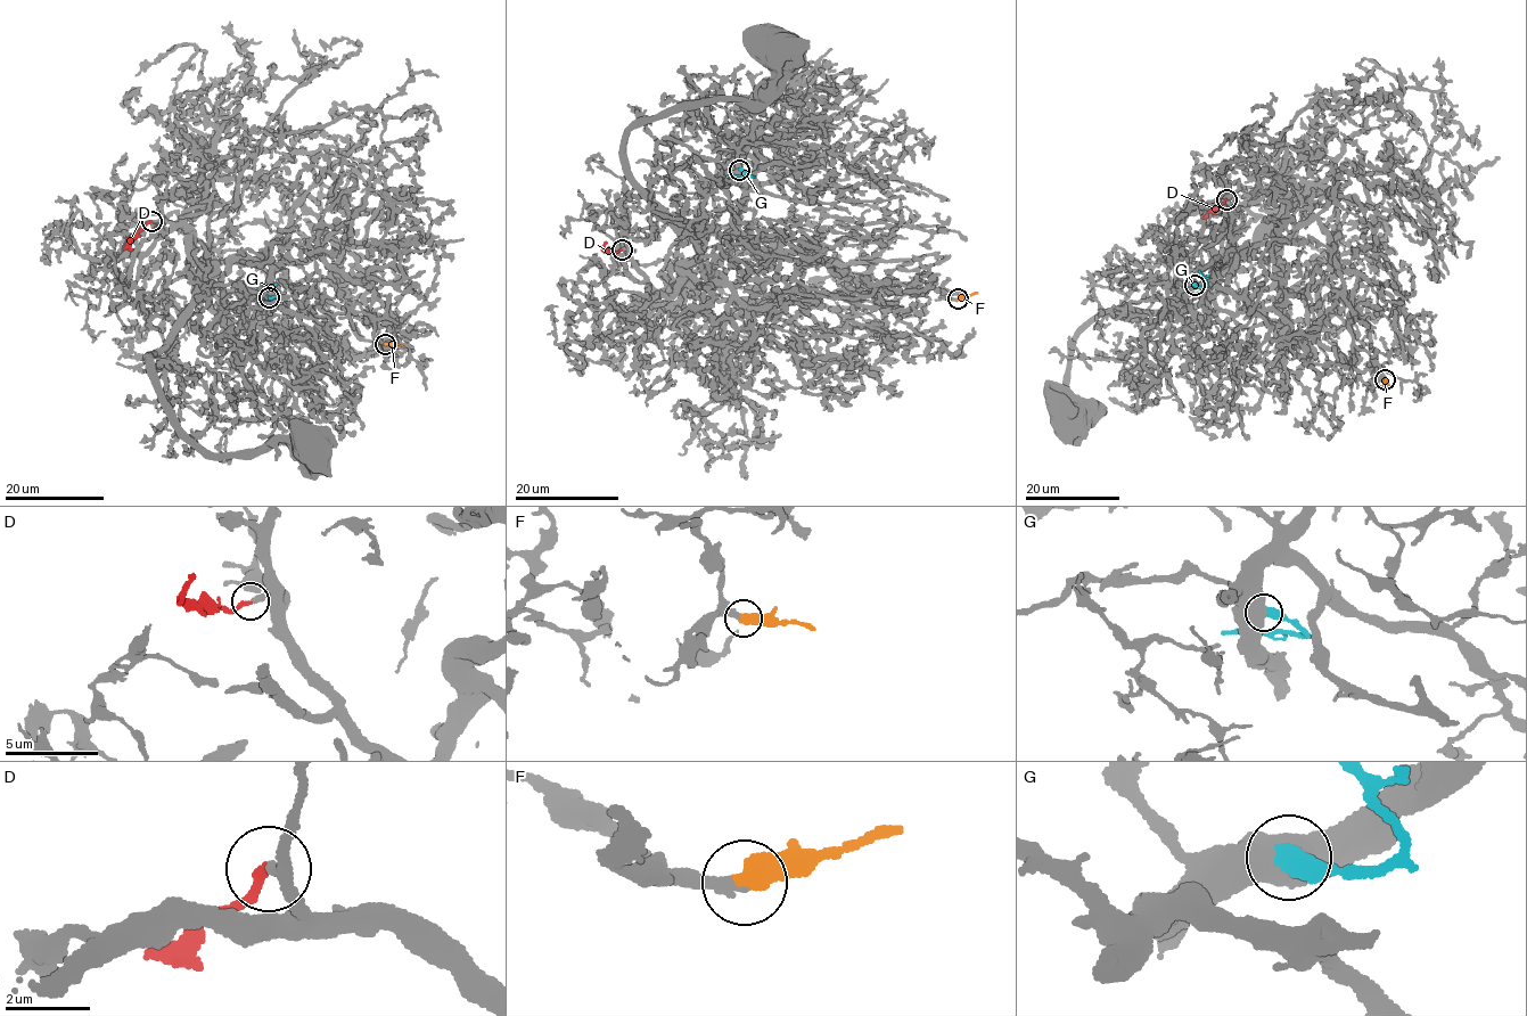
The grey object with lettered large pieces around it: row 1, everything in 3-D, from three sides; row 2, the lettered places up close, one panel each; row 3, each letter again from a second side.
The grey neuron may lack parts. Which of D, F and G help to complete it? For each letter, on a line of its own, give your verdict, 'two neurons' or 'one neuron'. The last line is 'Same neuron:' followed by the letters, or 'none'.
D: one neuron
F: one neuron
G: two neurons
Same neuron: D, F

